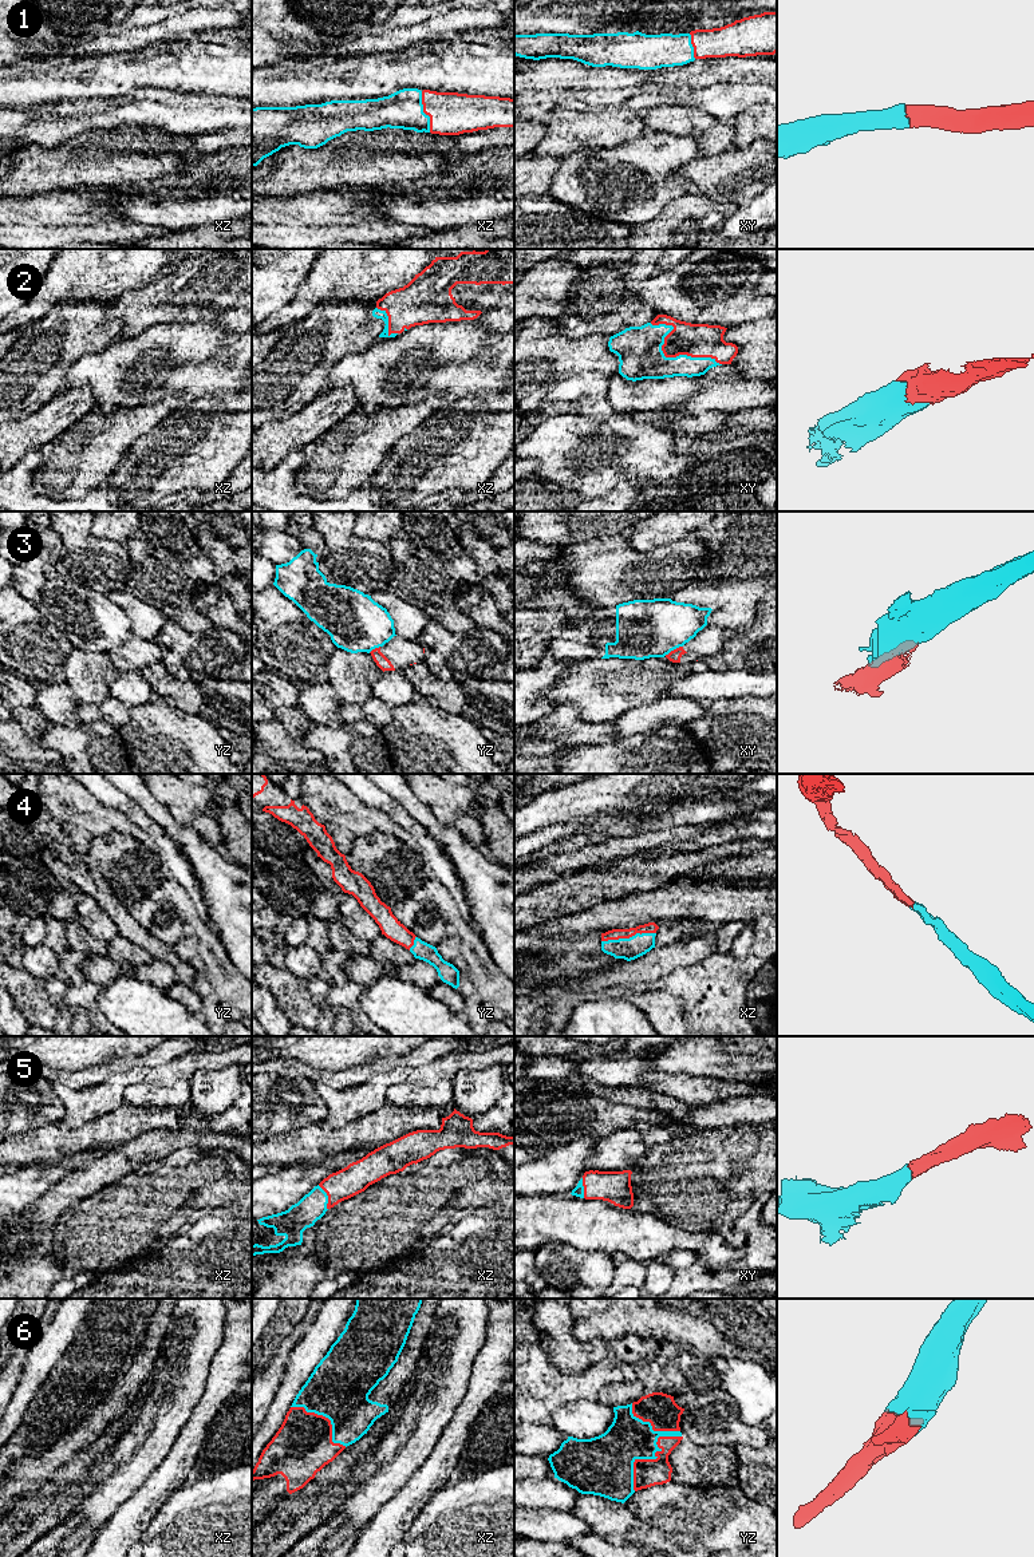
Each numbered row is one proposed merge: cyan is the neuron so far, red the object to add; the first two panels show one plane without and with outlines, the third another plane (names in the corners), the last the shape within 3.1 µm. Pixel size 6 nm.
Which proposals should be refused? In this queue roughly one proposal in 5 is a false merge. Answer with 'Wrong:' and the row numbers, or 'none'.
Wrong: 3

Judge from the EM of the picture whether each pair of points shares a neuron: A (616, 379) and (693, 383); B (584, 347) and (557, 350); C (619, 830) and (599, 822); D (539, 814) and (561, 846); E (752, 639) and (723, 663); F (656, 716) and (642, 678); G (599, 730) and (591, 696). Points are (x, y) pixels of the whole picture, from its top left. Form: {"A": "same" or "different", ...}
{"A": "same", "B": "same", "C": "different", "D": "different", "E": "same", "F": "different", "G": "different"}

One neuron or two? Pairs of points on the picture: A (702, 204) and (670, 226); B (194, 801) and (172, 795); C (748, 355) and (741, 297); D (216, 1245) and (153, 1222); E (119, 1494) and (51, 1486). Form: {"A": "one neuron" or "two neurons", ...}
{"A": "one neuron", "B": "one neuron", "C": "two neurons", "D": "two neurons", "E": "two neurons"}

